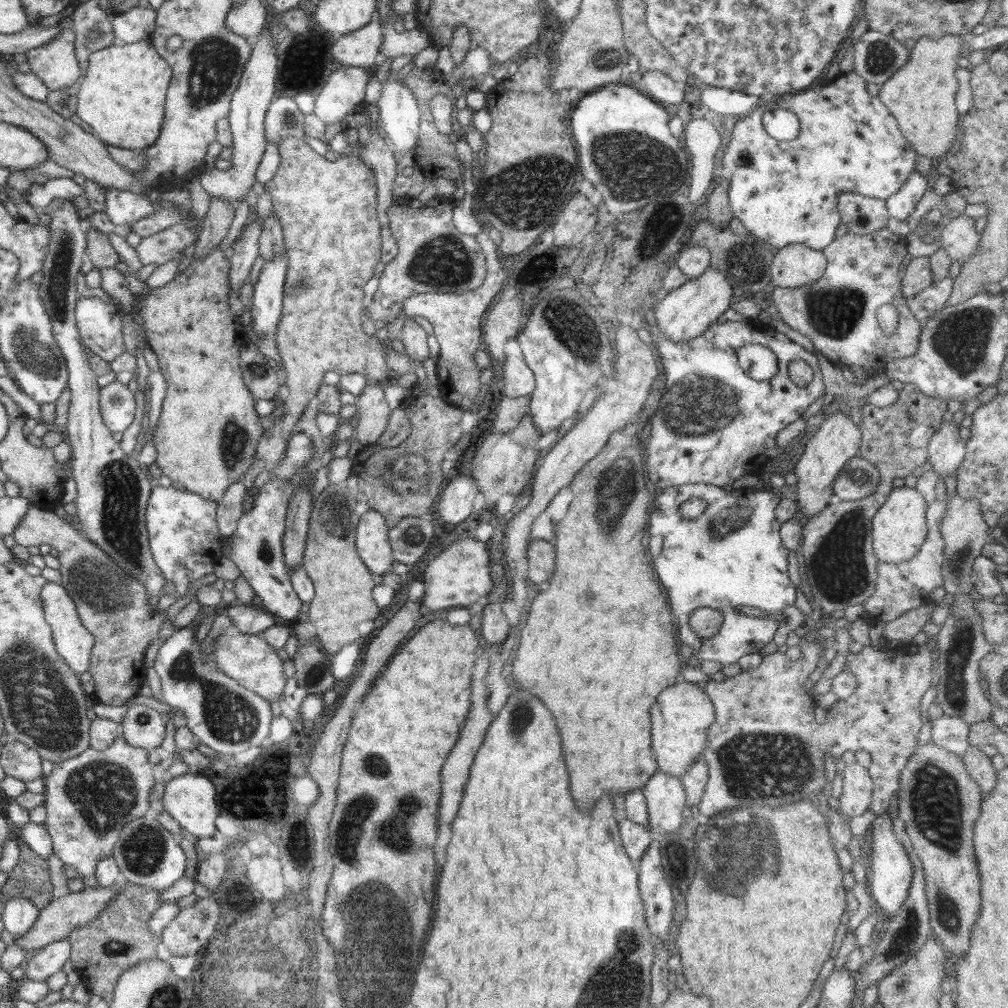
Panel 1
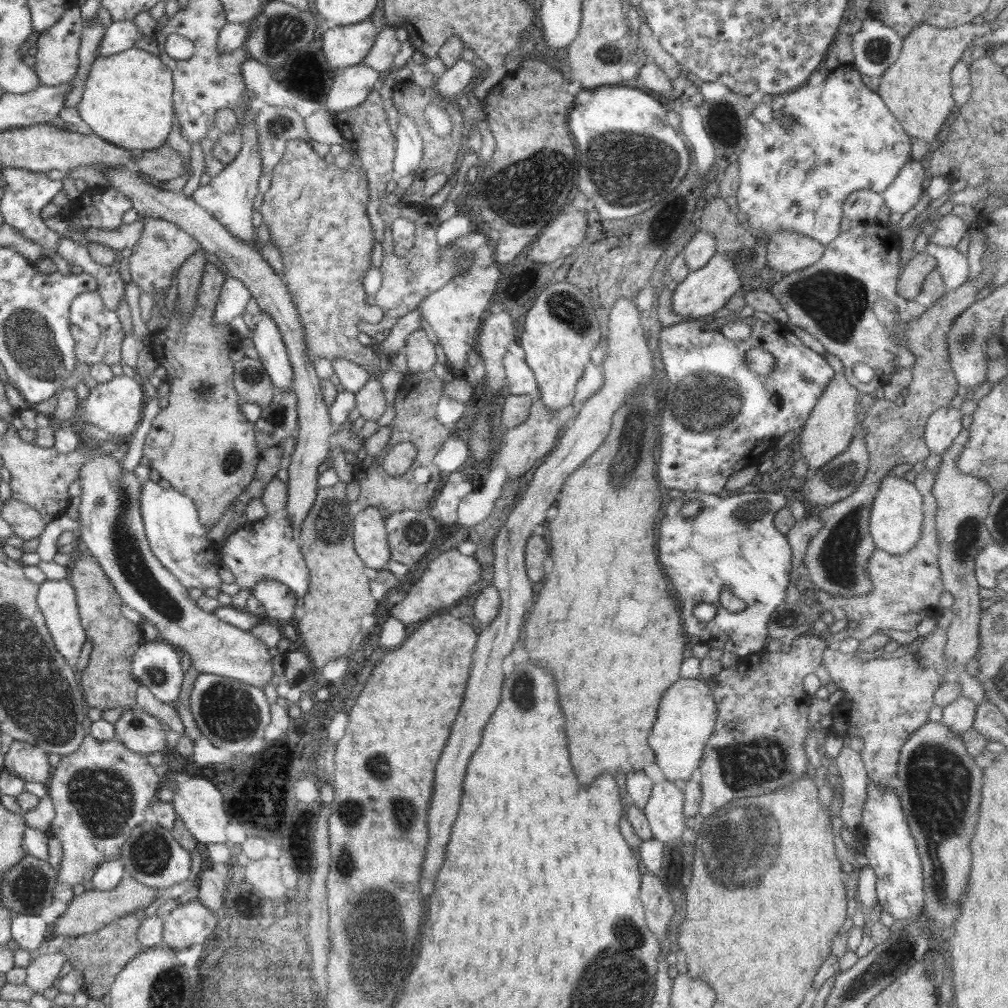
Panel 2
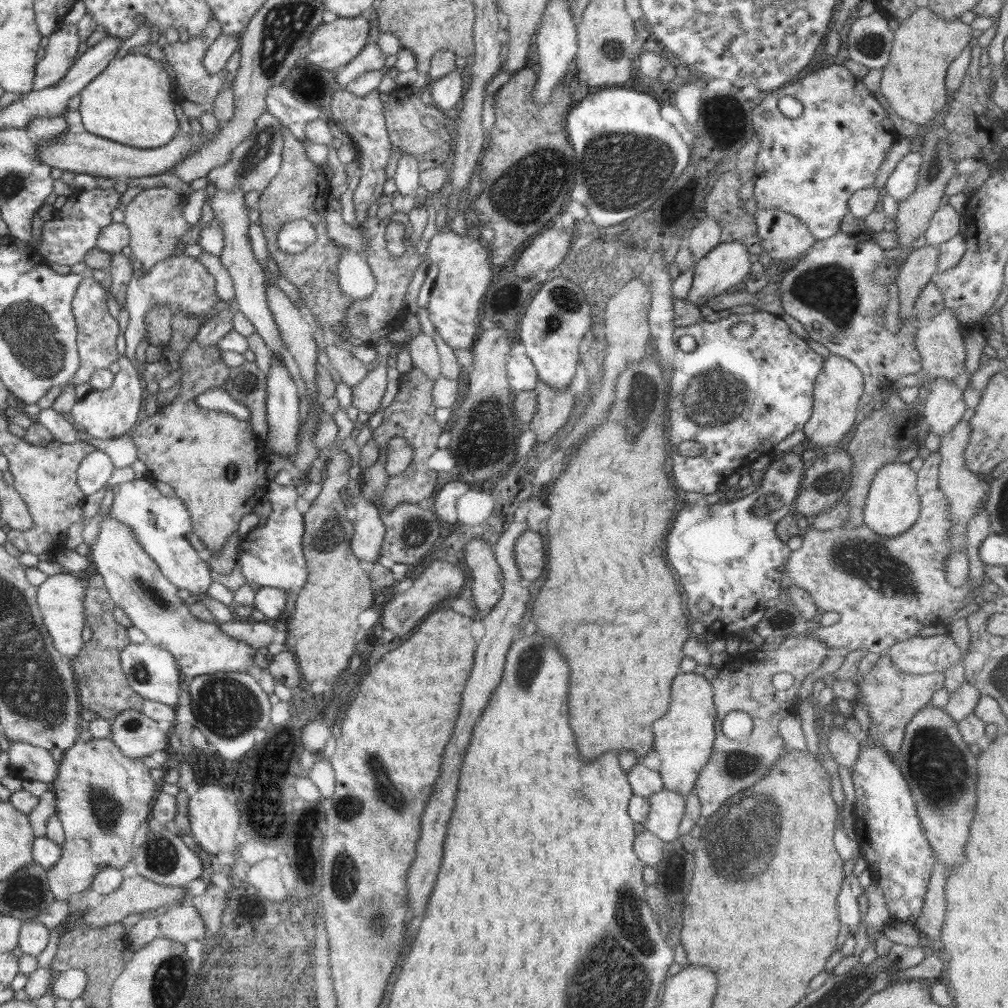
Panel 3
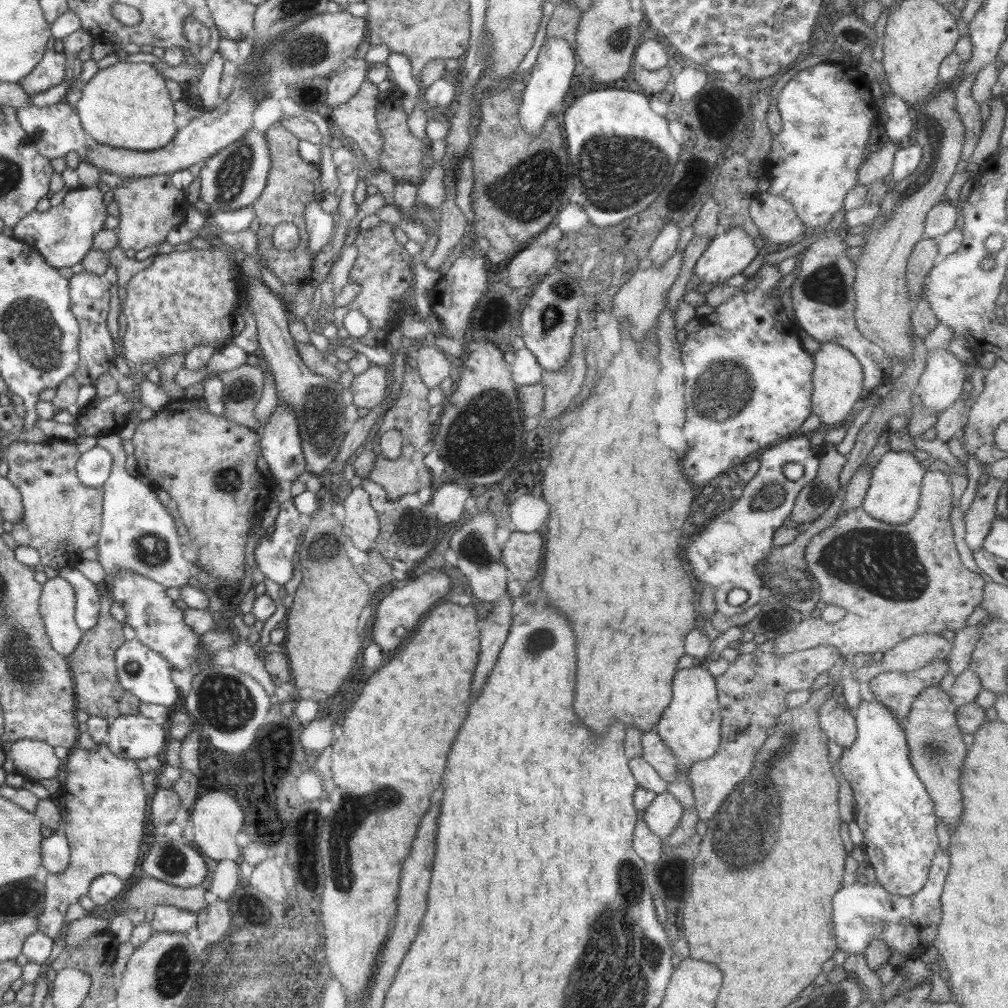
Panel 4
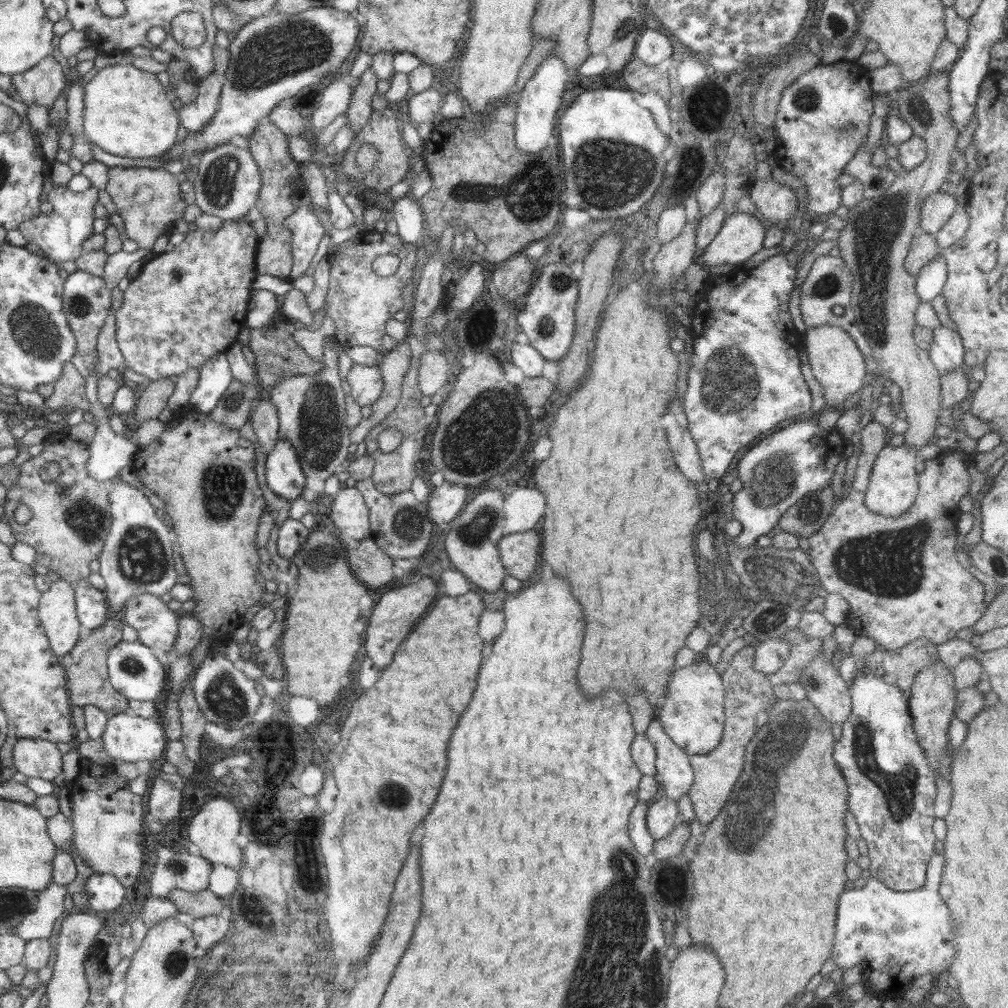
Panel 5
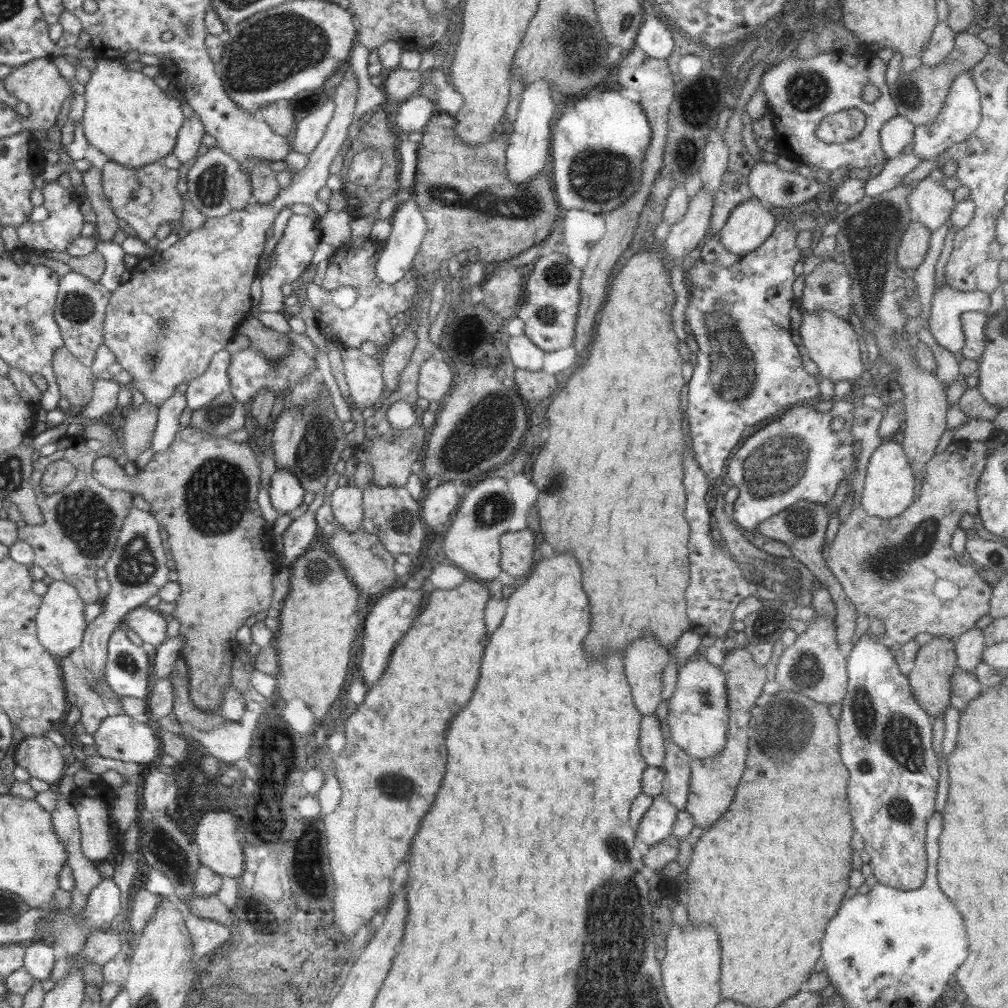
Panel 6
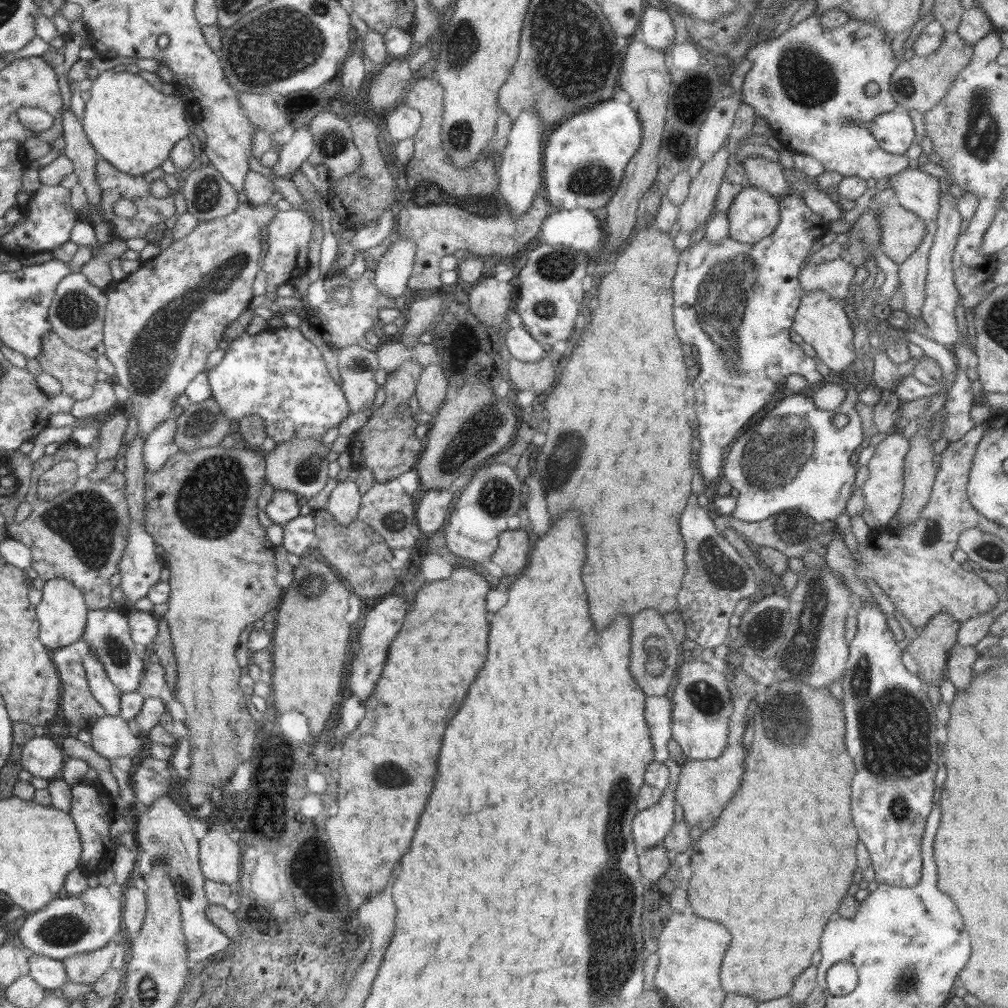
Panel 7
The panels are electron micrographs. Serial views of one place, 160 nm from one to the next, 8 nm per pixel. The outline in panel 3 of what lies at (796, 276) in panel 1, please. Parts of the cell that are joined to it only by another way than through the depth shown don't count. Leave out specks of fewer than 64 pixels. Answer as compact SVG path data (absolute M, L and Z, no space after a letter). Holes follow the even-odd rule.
M757 210L754 214L758 236L762 239L764 253L772 258L772 261L791 262L798 258L800 254L806 254L809 248L814 244L815 238L811 230L798 218L782 212L782 210Z

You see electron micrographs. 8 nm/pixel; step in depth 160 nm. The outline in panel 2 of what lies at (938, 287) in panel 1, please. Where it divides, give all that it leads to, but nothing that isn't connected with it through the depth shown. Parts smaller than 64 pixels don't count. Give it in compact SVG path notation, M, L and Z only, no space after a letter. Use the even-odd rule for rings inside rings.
M928 243L925 252L937 260L938 271L942 275L944 288L955 290L969 278L967 254L960 253L956 247L943 247Z

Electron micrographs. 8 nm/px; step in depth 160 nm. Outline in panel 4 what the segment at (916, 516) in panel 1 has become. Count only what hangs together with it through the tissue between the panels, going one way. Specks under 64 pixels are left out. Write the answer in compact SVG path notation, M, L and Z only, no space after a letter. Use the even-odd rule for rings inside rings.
M910 451L885 452L871 472L869 487L861 507L870 516L888 524L908 522L919 508L925 471Z

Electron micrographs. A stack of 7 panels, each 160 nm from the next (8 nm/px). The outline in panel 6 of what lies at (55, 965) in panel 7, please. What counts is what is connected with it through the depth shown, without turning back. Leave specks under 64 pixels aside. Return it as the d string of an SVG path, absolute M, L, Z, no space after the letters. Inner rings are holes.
M42 942L26 944L23 967L35 980L48 980L57 955L56 948Z

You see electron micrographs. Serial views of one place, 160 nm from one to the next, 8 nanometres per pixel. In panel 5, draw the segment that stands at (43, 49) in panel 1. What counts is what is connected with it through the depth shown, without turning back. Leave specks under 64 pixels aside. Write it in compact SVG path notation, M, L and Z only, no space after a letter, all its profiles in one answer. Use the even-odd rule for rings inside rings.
M49 54L37 65L13 74L11 82L25 105L41 104L50 109L67 85L67 78L60 63Z

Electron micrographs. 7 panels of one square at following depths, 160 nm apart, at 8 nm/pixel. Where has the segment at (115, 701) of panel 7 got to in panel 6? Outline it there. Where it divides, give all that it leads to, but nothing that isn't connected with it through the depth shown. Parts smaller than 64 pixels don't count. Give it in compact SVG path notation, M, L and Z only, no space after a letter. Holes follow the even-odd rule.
M131 504L121 526L115 549L104 566L111 586L110 592L102 600L102 613L87 626L79 647L84 653L85 668L92 673L94 679L105 679L108 642L114 630L123 625L125 615L136 607L145 606L147 600L157 595L169 581L170 569L166 561L166 550L160 537L160 525L150 511L142 511Z

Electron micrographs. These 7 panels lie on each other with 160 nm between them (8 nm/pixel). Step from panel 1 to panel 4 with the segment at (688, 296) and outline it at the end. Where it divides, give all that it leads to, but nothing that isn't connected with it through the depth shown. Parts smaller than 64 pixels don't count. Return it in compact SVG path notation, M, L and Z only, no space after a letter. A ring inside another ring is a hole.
M741 227L722 230L709 242L694 267L701 287L724 285L735 274L742 273L758 255L759 242Z

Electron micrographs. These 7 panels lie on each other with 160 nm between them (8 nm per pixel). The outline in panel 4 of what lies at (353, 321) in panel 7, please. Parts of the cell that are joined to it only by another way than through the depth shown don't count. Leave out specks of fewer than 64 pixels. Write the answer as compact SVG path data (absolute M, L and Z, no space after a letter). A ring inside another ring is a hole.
M385 221L377 227L360 230L353 245L358 249L358 256L349 271L349 276L362 288L349 305L334 309L334 323L339 336L347 338L348 333L344 328L343 318L351 310L358 310L370 322L368 334L360 338L362 344L384 347L388 340L389 330L400 325L402 321L401 302L405 294L412 291L412 284L415 281L412 267L415 259L409 255L404 245L397 243L392 226Z

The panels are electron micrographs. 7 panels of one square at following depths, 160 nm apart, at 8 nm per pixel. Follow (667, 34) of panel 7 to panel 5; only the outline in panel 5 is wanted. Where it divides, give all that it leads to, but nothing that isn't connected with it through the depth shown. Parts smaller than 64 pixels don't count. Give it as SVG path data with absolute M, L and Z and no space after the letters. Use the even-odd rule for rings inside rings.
M649 22L636 41L634 56L650 66L657 66L662 60L672 56L670 43L668 37Z

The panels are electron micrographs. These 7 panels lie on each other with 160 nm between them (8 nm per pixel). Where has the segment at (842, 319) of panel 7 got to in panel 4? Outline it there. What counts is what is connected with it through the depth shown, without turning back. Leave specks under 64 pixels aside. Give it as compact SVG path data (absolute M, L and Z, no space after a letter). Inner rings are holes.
M833 342L822 343L813 355L813 361L815 367L811 376L811 412L820 417L822 428L840 427L848 418L848 414L853 412L854 405L866 395L862 365L846 347Z

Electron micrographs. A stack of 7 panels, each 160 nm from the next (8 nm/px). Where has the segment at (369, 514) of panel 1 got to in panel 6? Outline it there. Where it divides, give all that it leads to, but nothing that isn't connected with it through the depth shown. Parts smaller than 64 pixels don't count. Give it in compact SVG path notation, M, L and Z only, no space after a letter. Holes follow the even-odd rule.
M350 483L337 487L328 497L335 520L348 532L354 532L361 527L363 521L363 491Z

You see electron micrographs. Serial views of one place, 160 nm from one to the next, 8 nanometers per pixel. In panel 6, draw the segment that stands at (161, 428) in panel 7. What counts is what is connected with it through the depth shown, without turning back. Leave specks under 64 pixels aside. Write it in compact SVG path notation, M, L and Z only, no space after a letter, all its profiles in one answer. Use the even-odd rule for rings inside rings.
M175 391L175 393L158 408L158 424L156 424L151 440L151 448L154 452L164 452L168 450L169 444L174 440L176 433L181 427L180 416L186 406L185 395Z

